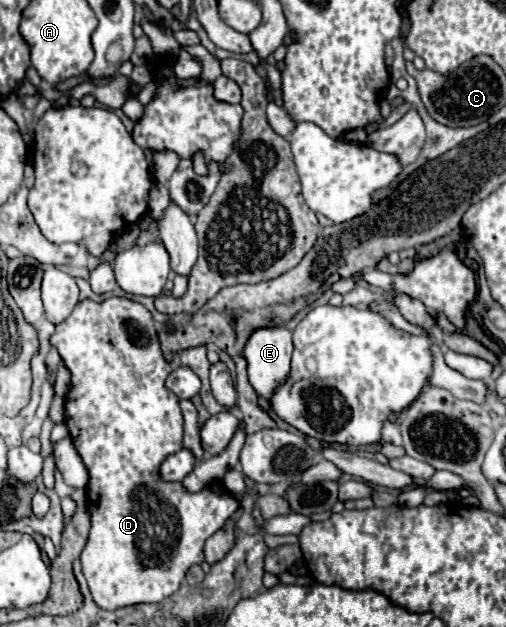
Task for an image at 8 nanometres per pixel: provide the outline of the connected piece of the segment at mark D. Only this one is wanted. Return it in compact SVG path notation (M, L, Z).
M118 296L102 302L80 300L74 312L56 326L50 344L58 350L72 378L64 404L64 424L88 470L86 510L92 526L80 564L92 598L102 610L162 602L178 592L190 566L204 562L204 542L226 524L240 502L220 480L210 482L200 492L188 492L182 482L162 482L158 476L160 464L182 448L184 420L180 398L164 386L168 374L178 368L178 362L176 358L166 360L160 350L158 324L146 306Z

